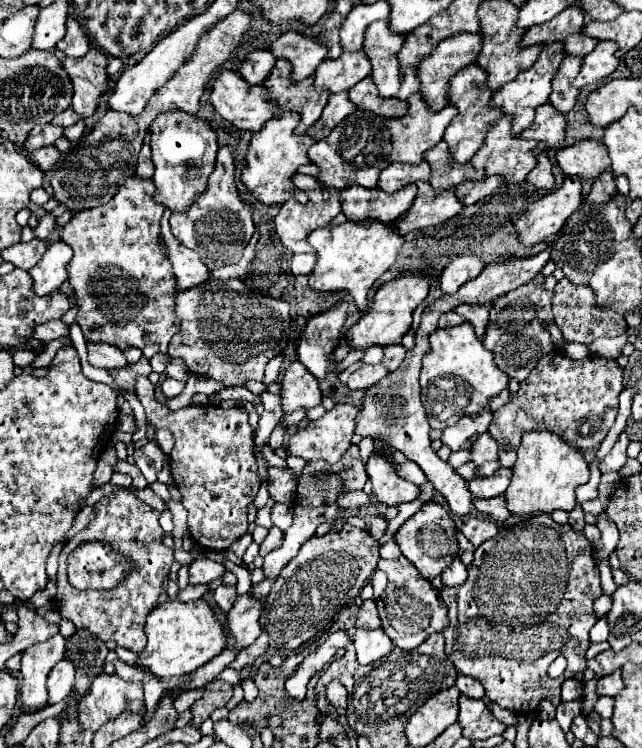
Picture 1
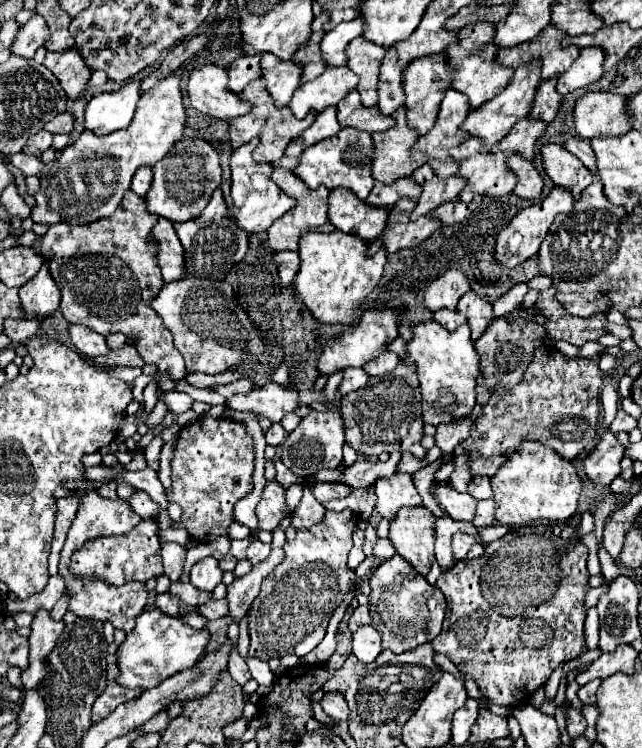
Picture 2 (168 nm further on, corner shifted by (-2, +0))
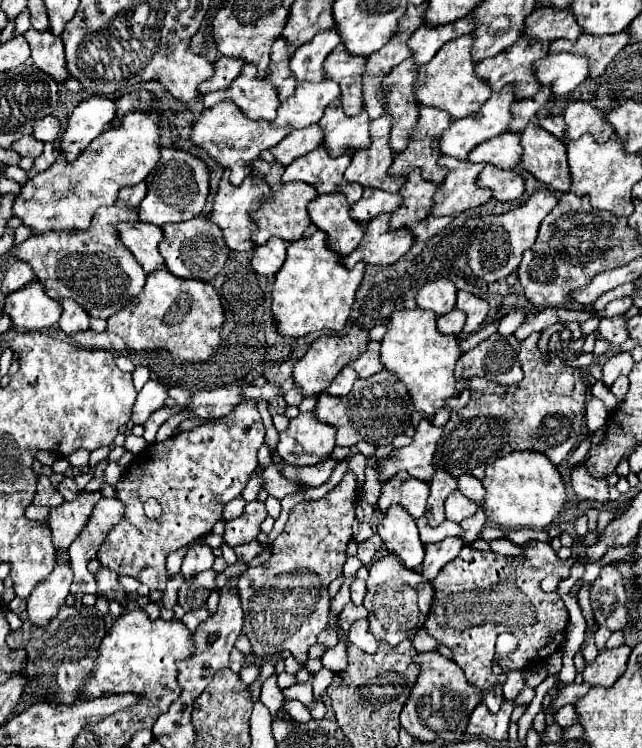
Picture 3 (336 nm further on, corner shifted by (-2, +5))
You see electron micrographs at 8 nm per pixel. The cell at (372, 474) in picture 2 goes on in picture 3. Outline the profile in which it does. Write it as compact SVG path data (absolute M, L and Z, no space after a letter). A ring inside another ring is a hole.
M324 460L322 464L314 464L314 466L304 466L304 468L294 468L294 466L288 466L286 464L286 468L284 468L284 476L288 476L288 478L292 478L292 480L300 480L302 484L306 484L306 486L322 486L328 478L330 478L330 474L332 474L332 470L336 468L340 464L340 460Z

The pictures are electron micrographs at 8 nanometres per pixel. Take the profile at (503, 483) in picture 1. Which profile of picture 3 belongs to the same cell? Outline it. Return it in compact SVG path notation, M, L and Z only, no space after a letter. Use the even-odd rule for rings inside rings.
M462 474L458 478L458 488L460 488L460 492L464 496L468 496L470 500L476 500L476 504L480 504L480 498L486 492L486 488L482 486L482 482L476 476L472 476L472 474Z

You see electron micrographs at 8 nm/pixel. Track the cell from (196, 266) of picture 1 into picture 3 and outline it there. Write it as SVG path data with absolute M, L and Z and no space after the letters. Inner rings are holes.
M134 222L132 226L120 224L118 232L120 232L120 240L136 256L144 272L154 272L156 268L164 266L164 260L158 252L160 236L164 236L162 228L156 228L156 224Z

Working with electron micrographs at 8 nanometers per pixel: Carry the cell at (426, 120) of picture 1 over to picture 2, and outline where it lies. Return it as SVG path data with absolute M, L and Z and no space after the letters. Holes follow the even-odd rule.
M404 107L392 113L396 125L384 133L372 135L372 177L384 185L390 185L402 177L410 177L420 165L424 165L424 153L410 151L418 135L408 129Z

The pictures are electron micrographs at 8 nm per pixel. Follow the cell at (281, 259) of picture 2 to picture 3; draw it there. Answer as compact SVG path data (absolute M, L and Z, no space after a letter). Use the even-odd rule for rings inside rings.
M272 238L264 246L256 248L254 258L252 258L252 268L258 274L274 276L280 264L284 264L284 256L286 256L286 242L280 238Z

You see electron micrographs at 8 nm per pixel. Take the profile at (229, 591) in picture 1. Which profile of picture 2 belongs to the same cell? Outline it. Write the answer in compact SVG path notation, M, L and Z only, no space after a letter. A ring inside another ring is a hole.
M220 599L220 601L206 601L198 607L198 613L204 615L206 619L216 619L216 617L224 617L226 613L226 601Z

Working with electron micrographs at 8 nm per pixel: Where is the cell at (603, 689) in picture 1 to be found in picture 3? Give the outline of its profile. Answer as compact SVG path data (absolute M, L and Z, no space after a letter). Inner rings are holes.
M570 684L570 686L560 690L558 698L552 702L552 708L558 710L558 708L562 708L566 704L576 704L588 690L590 690L590 684Z

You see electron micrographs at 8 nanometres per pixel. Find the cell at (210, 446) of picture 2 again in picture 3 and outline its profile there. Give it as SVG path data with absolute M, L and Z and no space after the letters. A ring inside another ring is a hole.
M248 400L236 406L226 418L212 420L144 448L132 460L130 468L126 468L122 480L114 484L118 498L126 504L126 512L106 534L98 550L98 560L118 574L138 578L150 590L164 590L168 580L166 556L212 532L212 526L222 518L224 506L248 484L250 474L258 466L256 452L262 442L262 418L256 402ZM148 498L156 498L162 506L158 520L150 520L144 512Z

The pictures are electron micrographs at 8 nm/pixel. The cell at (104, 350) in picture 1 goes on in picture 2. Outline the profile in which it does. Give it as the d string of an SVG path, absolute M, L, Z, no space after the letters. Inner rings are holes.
M70 325L68 327L68 333L70 333L70 339L74 343L74 347L88 355L88 357L96 357L96 355L106 355L110 349L104 341L102 335L98 335L96 331L88 329L86 325Z

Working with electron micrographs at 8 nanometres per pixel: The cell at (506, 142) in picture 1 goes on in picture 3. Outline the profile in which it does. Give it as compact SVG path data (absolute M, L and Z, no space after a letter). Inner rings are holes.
M440 154L438 164L448 168L448 176L442 184L442 192L434 196L436 204L430 214L446 216L464 212L468 208L486 204L492 198L488 188L480 188L476 184L476 176L484 170L486 164L472 164L470 160L456 160L454 156L444 154Z

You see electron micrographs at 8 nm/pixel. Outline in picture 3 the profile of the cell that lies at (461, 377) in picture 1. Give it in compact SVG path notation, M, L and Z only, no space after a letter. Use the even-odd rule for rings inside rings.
M420 308L392 312L388 332L382 340L380 360L384 368L394 370L398 378L406 384L408 394L414 400L416 412L434 416L436 410L446 408L446 400L458 396L456 376L454 376L458 356L462 356L460 338L444 336L442 332L438 332L434 312L420 310Z

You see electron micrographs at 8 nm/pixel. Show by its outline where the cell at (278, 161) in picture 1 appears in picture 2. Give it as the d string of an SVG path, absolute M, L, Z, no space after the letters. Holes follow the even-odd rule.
M256 141L242 145L240 149L236 149L232 153L230 159L230 171L232 171L232 187L230 187L230 197L234 201L234 209L232 209L232 219L236 221L236 225L240 225L240 229L244 229L248 235L252 233L260 233L266 231L276 219L280 219L288 209L292 209L292 205L296 203L292 197L282 195L282 191L274 185L274 181L270 179L272 173L272 165L270 163L254 163L252 159L252 151L256 149Z

